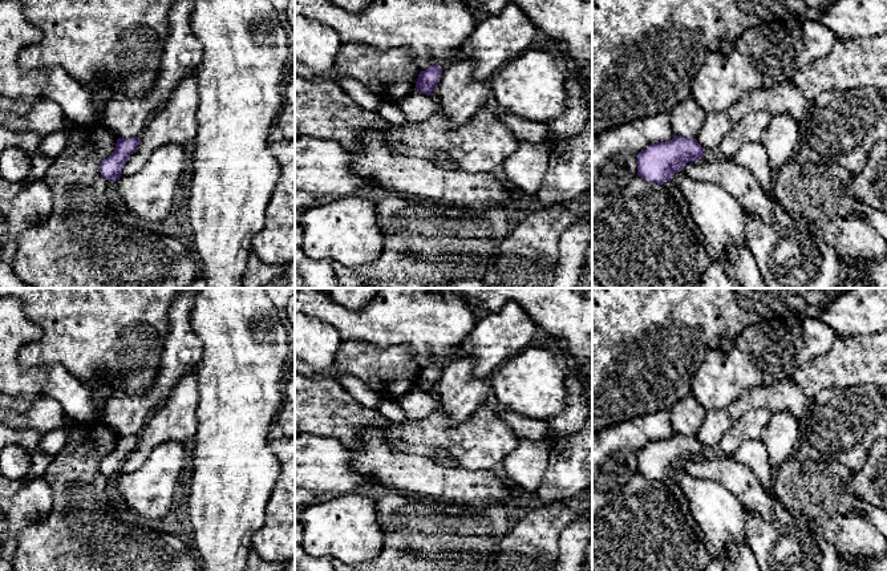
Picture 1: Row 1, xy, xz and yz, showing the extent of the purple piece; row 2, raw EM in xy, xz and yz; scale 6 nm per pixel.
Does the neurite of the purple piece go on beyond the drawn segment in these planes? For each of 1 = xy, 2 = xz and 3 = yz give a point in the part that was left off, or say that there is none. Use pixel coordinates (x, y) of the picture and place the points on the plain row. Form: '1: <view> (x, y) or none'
1: none
2: none
3: none

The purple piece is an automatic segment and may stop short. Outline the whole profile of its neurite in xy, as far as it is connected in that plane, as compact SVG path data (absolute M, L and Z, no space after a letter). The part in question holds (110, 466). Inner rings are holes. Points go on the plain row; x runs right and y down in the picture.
M138 434L118 436L114 449L102 458L100 462L101 473L109 478L116 479L121 474L121 469L125 465L129 454L134 450L139 441Z

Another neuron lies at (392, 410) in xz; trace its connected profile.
M382 400L378 412L392 422L405 424L409 422L398 401Z

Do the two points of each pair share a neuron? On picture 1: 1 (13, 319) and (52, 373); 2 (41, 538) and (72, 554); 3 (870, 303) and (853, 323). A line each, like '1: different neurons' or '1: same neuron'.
1: same neuron
2: same neuron
3: same neuron

